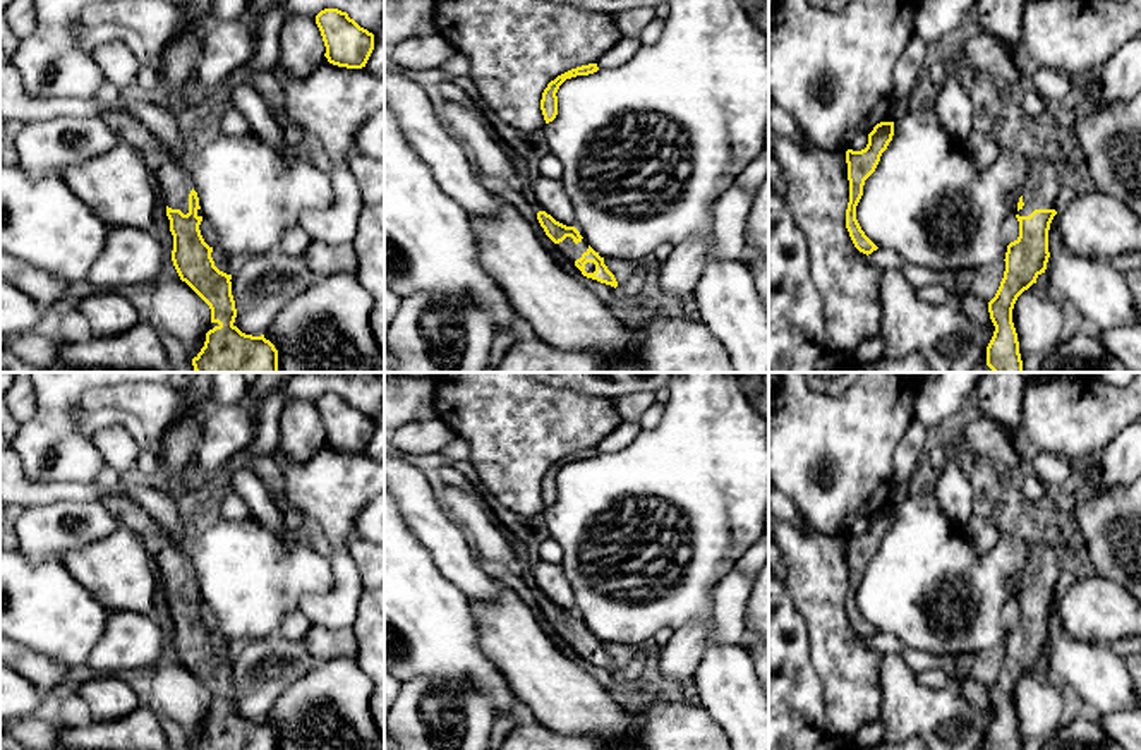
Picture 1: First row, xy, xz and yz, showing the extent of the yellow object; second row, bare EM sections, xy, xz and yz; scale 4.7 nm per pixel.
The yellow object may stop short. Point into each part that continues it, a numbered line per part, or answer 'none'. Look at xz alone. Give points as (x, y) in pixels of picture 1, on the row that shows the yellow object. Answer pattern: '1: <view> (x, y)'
1: xz (572, 251)

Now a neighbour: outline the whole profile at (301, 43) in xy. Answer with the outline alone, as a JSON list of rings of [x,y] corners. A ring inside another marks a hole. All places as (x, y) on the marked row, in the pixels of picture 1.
[[[312,15],[287,17],[280,31],[278,69],[290,77],[305,77],[324,58],[326,46]]]

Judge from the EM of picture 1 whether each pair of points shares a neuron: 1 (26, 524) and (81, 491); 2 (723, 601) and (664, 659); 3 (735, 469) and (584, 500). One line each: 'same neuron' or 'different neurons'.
1: different neurons
2: same neuron
3: same neuron

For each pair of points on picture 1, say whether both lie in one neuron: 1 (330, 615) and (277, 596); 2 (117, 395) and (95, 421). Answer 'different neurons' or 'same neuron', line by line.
1: different neurons
2: different neurons

